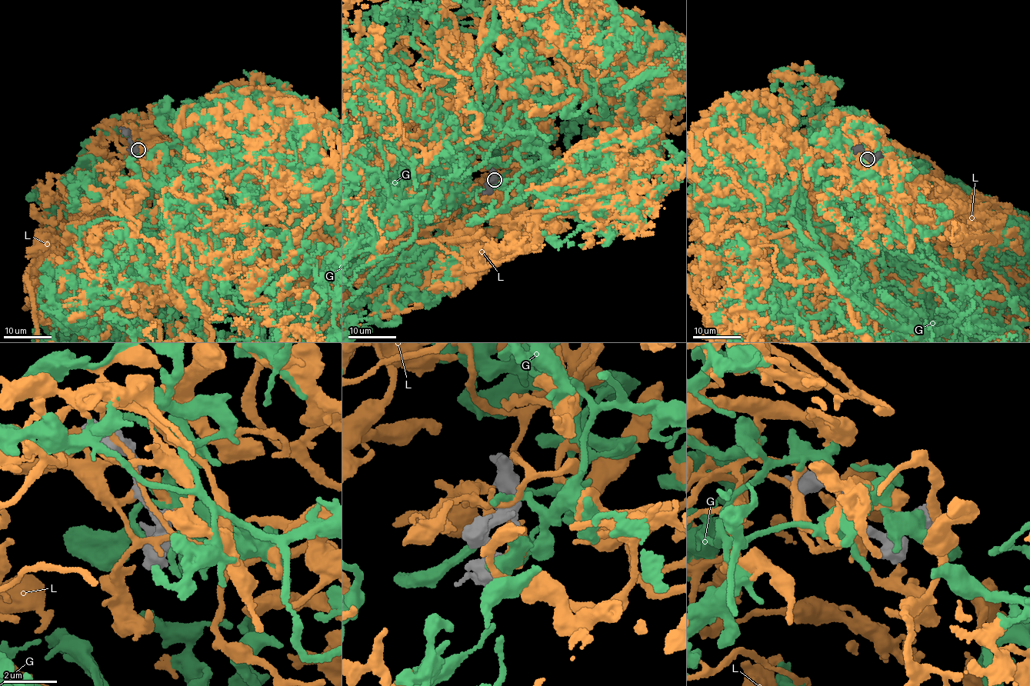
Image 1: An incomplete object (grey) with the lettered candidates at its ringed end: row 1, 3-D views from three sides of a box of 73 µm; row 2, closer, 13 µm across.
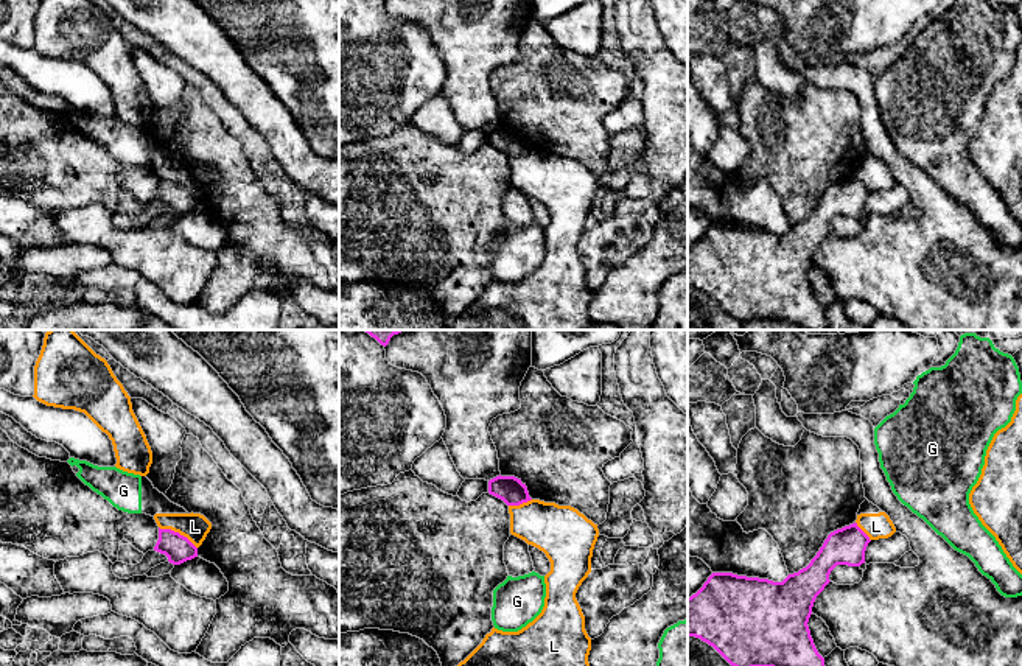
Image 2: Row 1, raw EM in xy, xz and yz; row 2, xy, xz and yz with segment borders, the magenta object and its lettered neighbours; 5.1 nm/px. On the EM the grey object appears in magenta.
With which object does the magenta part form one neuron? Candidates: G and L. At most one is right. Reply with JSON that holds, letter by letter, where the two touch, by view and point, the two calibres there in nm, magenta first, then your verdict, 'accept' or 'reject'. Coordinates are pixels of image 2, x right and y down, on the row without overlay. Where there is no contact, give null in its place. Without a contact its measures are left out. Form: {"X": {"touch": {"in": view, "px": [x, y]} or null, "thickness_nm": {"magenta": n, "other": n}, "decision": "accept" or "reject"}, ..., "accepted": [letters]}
{"G": {"touch": null, "decision": "reject"}, "L": {"touch": {"in": "xy", "px": [178, 184]}, "thickness_nm": {"magenta": 140, "other": 140}, "decision": "reject"}, "accepted": []}

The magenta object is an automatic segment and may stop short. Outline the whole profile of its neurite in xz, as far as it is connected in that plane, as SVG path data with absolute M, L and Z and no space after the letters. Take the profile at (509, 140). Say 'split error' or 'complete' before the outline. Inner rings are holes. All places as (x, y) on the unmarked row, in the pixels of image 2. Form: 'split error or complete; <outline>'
complete; M496 128L488 132L488 145L502 151L507 157L520 157L530 152L526 135L515 128Z

